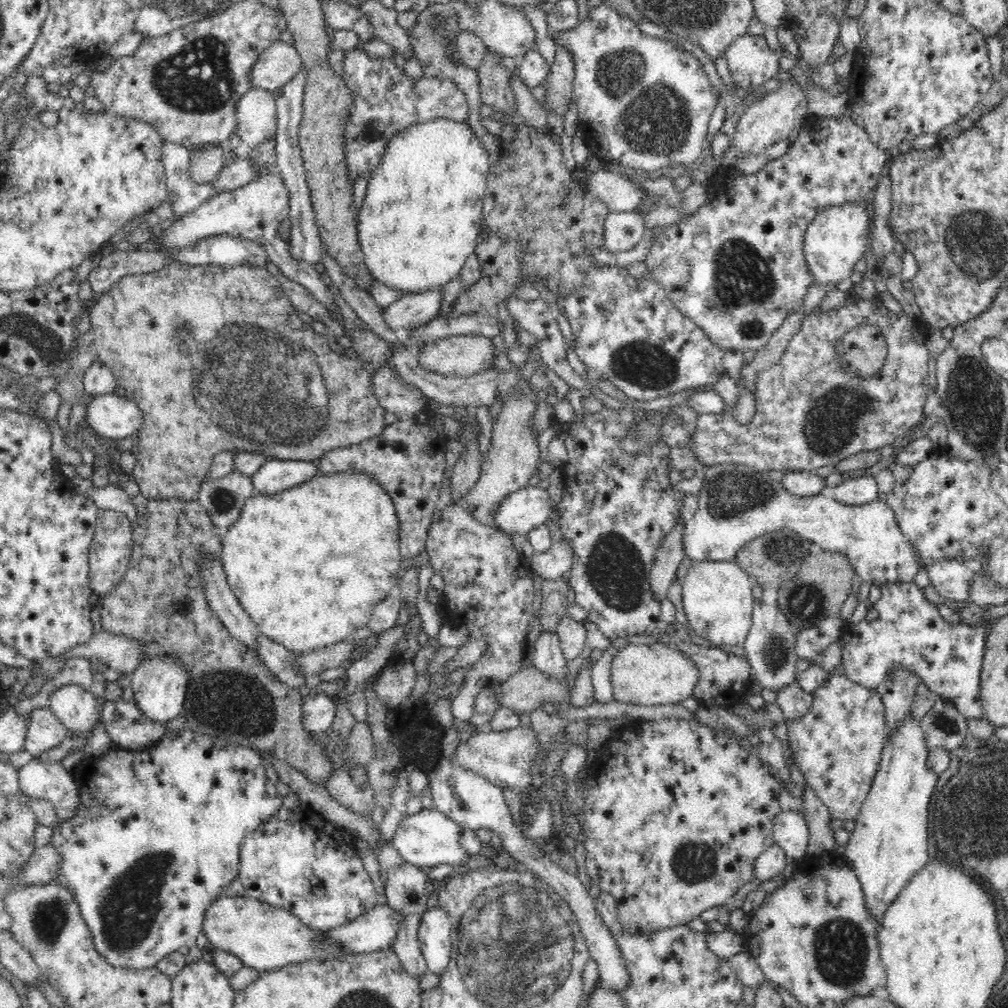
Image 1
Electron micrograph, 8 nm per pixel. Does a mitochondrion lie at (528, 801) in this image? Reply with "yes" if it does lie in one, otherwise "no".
no

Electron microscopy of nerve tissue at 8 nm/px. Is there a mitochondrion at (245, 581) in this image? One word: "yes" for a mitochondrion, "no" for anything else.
no

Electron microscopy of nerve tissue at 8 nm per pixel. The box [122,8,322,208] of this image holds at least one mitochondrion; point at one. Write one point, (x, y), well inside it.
(197, 78)

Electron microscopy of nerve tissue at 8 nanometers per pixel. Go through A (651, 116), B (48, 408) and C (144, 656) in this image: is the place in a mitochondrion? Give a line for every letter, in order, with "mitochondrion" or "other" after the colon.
A: mitochondrion
B: other
C: other

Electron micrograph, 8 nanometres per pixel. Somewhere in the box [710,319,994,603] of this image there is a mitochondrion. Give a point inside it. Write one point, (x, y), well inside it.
(834, 420)

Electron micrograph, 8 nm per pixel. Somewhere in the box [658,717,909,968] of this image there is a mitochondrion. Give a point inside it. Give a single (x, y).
(692, 863)

